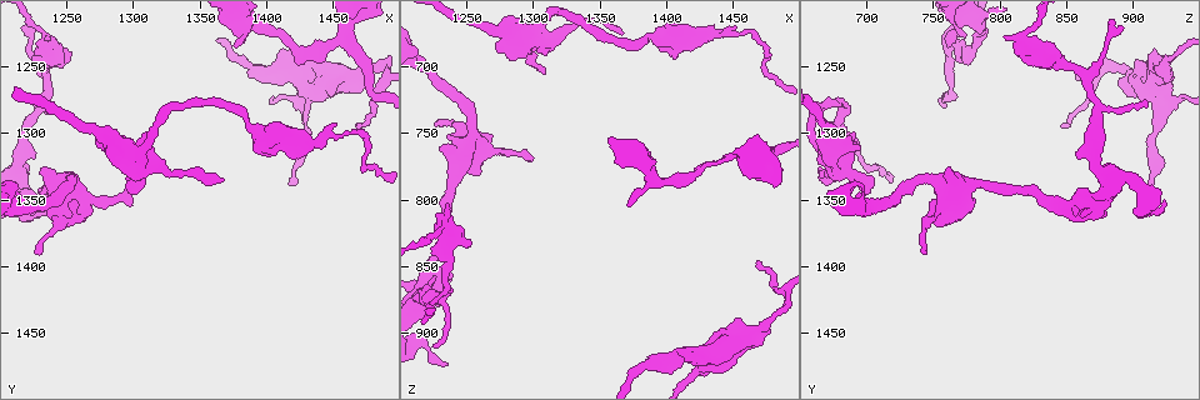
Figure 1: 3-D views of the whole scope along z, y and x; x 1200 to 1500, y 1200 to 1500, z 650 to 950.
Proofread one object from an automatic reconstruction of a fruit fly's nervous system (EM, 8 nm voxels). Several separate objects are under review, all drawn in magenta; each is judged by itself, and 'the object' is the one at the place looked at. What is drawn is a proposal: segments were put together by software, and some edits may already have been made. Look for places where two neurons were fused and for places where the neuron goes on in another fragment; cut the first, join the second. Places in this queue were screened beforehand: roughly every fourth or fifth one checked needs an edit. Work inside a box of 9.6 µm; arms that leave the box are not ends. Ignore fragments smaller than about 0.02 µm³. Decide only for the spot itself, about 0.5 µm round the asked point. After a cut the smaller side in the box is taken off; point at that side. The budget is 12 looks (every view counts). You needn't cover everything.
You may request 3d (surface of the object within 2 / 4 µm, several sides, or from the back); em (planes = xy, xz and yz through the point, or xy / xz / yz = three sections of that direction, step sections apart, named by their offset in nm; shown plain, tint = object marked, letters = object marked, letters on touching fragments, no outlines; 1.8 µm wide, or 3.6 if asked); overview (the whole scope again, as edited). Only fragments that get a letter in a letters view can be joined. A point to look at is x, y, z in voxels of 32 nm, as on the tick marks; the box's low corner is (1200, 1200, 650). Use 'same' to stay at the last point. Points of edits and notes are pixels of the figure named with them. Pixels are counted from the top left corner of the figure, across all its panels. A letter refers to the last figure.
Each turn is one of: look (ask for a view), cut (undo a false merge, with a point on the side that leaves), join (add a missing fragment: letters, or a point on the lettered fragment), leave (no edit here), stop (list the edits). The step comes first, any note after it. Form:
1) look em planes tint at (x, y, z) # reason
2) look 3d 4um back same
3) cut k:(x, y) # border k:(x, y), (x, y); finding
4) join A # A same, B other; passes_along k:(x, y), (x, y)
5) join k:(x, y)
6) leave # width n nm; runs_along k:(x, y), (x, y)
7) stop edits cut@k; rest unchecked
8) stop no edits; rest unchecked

look em planes letters at (1418, 1336, 914) # thin end

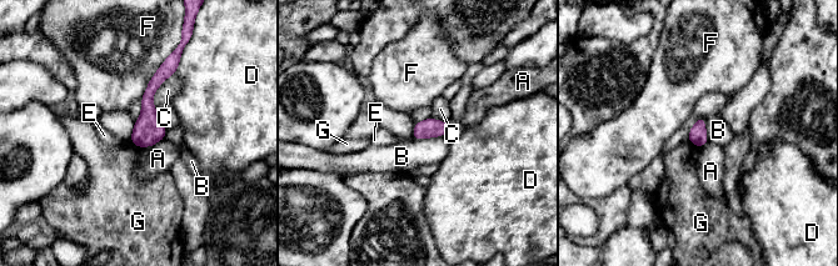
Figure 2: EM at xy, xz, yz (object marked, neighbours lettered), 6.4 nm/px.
leave # width 120 nm; A other, B other, C other, D other, E other, F other, G other; border 2:(444, 135), (413, 140); none of them fits

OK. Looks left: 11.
look em planes tint at (1434, 1262, 918)

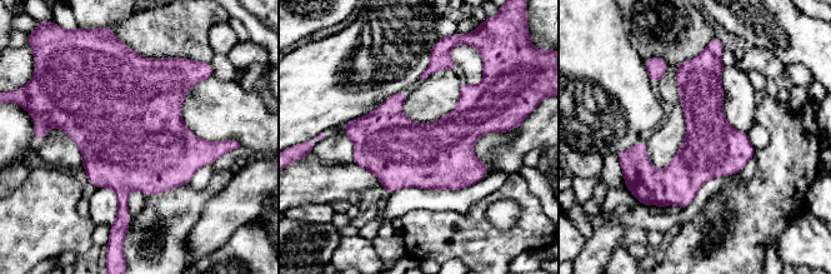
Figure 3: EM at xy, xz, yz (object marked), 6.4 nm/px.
look em planes letters same # what lies round it

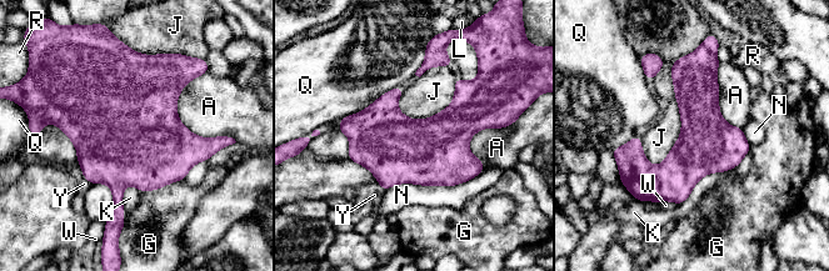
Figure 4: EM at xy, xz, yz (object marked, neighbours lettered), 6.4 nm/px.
leave # A other, G other, J other, K other, L other, N other, Q other, R other, W other, Y other; border 4:(674, 89), (680, 135), (653, 166); all the same neuron

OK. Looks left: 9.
look em planes letters at (1376, 1234, 762) # tapers out

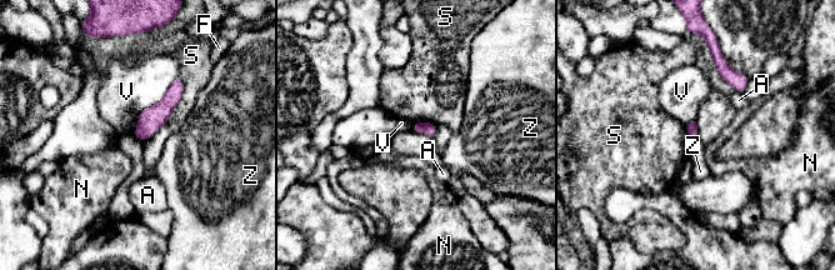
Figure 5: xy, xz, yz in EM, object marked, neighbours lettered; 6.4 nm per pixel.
leave # A other, F other, N other, S other, V other, Z other; none of them fits

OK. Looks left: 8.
look em 3.6um xy step 16 tint at (1296, 1314, 674) # sharp bend

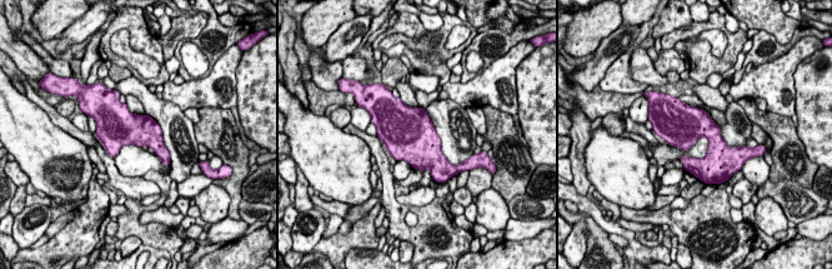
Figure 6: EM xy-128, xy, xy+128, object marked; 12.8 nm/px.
look em 3.6um planes letters same

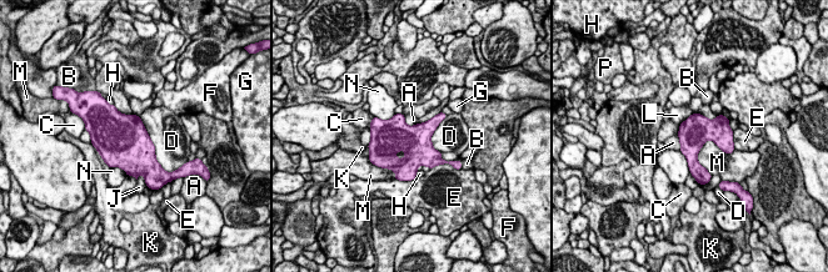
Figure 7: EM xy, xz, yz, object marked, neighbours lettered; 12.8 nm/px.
leave # width 380 nm; A other, B other, C other, D other, E other, F other, G other, H other, J other, K other, L other, M other, N other, P other; border 7:(733, 150), (707, 140), (696, 157); continuous, no second neuron

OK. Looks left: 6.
look em 3.6um xy step 16 tint at (1234, 1226, 802) # branch stops here

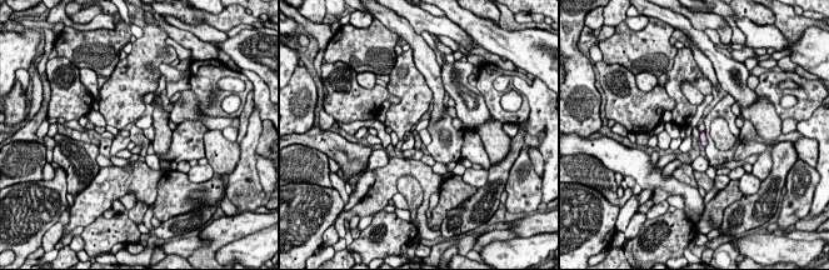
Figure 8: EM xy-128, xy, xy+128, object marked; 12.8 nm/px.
look em 3.6um xy step 16 letters same

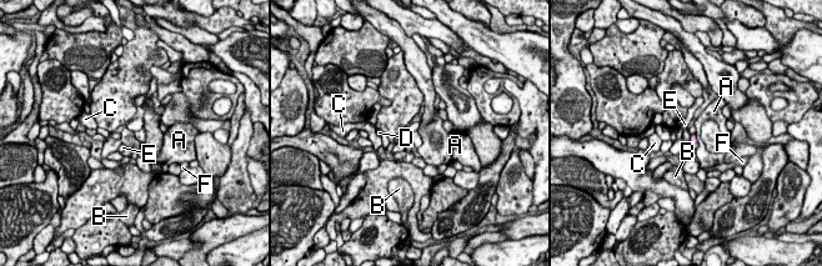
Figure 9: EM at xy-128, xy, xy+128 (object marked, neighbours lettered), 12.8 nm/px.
leave # A other, B other, C other, D other, E other, F other; border 9:(695, 135), (697, 141); none of them fits

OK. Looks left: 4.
stop no edits; rest unchecked

